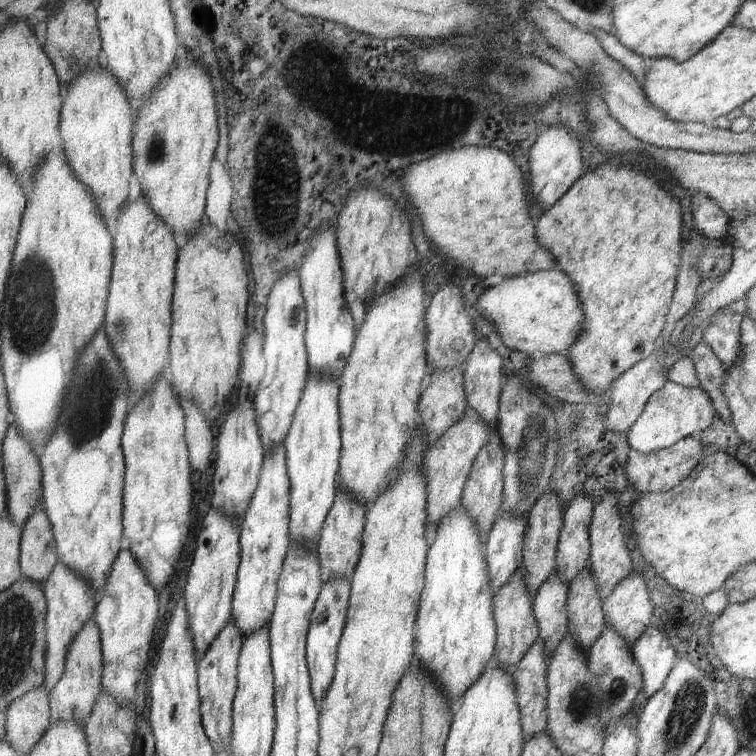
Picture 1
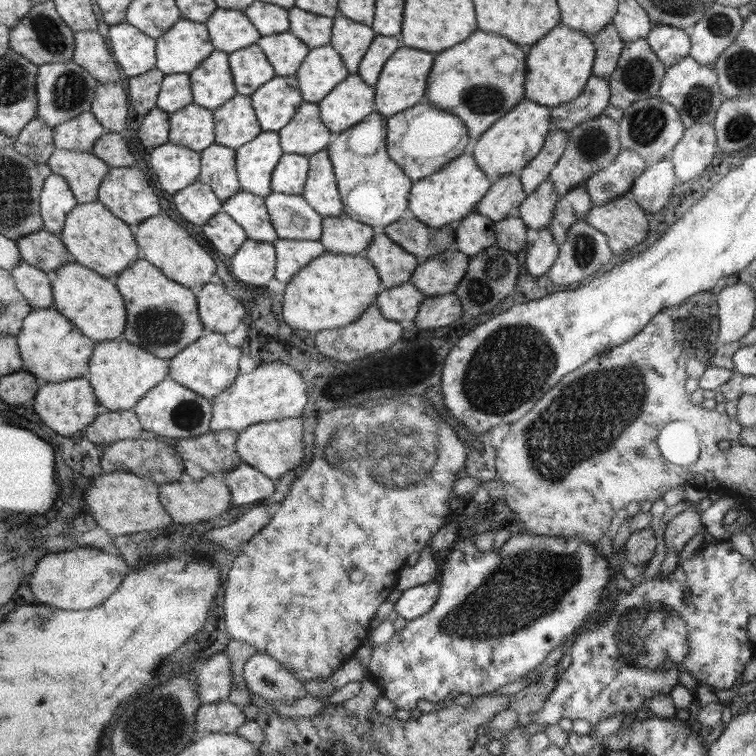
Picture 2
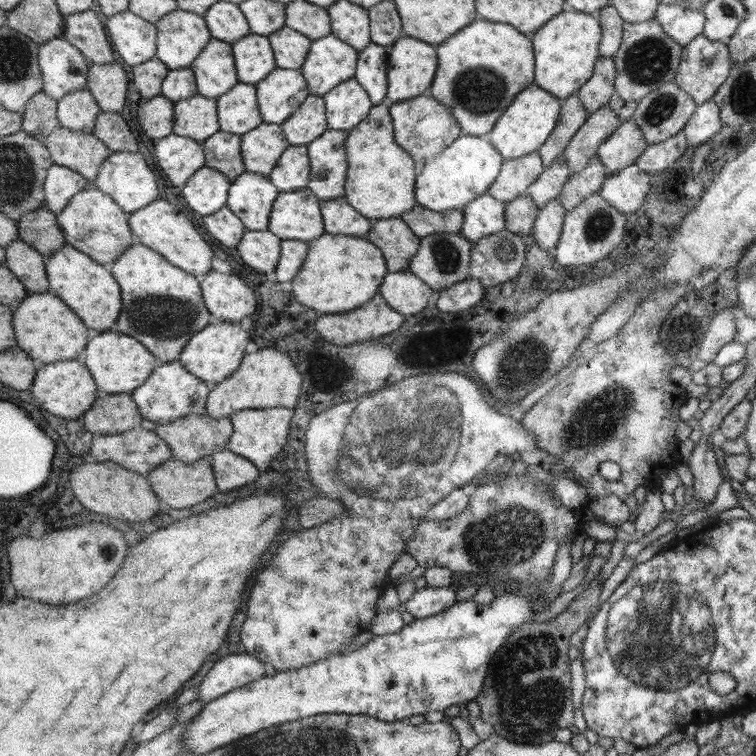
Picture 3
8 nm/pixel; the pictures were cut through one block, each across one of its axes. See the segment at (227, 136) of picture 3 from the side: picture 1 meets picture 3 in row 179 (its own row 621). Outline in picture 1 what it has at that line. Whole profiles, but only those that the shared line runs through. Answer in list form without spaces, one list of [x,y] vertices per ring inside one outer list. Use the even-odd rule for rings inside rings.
[[[235,620],[223,628],[219,638],[211,644],[205,658],[198,661],[198,687],[202,702],[202,723],[209,742],[213,743],[215,754],[232,743],[234,733],[234,704],[238,693],[239,659],[242,653],[244,636],[237,628]]]

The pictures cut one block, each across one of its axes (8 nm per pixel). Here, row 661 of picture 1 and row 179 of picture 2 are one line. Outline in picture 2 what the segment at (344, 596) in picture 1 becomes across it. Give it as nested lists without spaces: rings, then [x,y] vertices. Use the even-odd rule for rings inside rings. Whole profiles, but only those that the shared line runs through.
[[[329,146],[310,156],[310,174],[303,195],[322,217],[339,216],[345,212]]]

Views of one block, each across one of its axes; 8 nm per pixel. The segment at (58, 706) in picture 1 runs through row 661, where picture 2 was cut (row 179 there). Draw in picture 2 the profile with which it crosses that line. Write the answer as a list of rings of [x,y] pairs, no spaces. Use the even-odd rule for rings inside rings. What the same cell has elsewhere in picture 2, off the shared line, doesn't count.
[[[59,148],[55,149],[48,164],[54,173],[67,179],[80,203],[92,203],[98,200],[103,180],[110,174],[111,167],[101,157],[95,156],[93,152]]]

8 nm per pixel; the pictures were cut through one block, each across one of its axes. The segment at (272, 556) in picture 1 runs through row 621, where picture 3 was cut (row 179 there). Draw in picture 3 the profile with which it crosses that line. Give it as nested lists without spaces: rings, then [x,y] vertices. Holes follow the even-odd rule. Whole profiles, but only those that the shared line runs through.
[[[245,171],[231,184],[226,206],[244,222],[247,230],[267,230],[279,187],[270,177]]]

